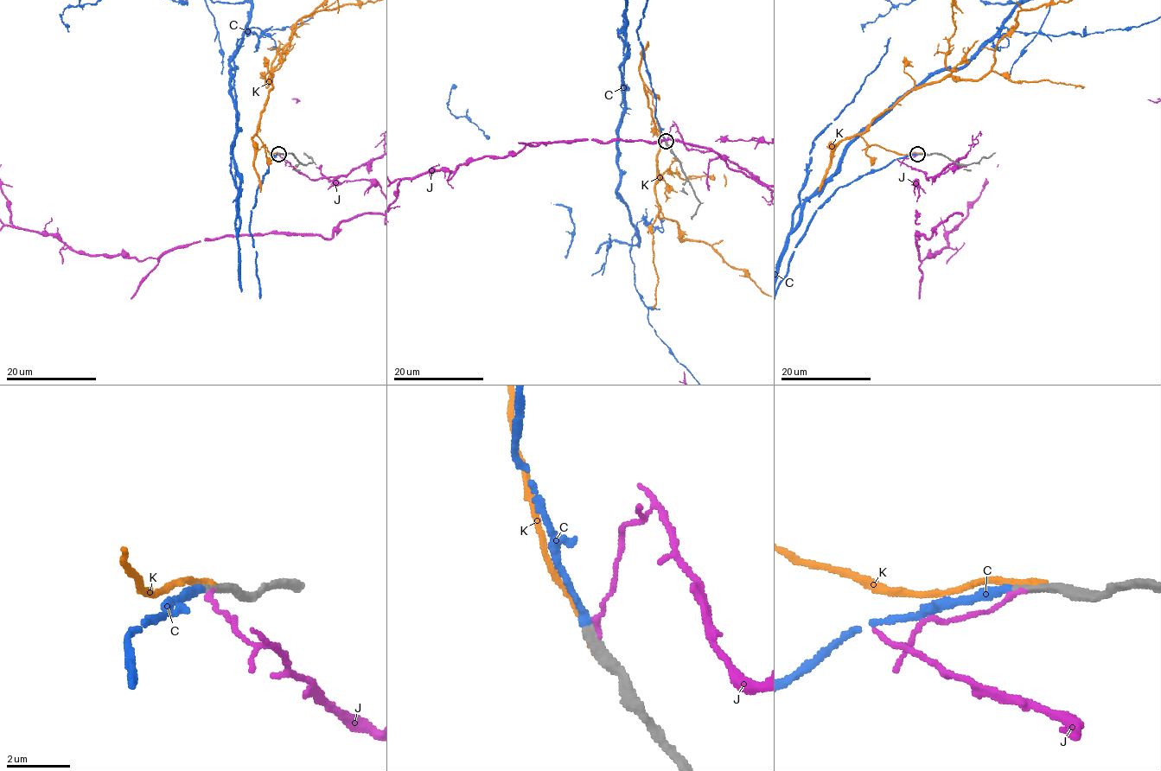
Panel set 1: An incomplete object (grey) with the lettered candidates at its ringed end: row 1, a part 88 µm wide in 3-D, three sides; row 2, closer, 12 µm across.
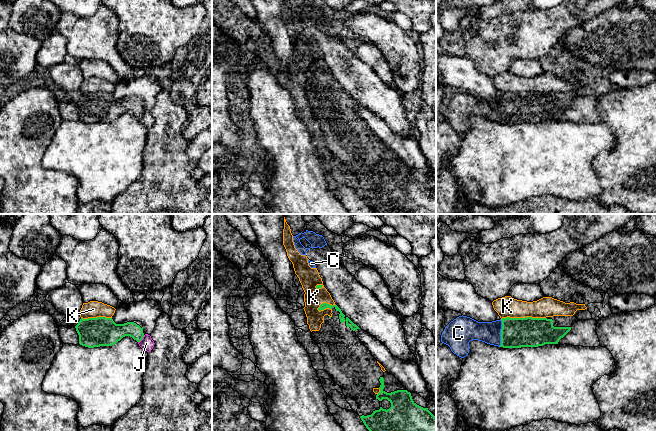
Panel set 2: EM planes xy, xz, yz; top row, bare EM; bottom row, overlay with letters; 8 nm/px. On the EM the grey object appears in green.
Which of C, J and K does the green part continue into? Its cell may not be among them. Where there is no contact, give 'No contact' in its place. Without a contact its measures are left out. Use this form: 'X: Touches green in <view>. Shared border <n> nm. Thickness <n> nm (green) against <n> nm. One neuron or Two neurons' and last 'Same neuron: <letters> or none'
C: Touches green in yz. Shared border 220 nm. Thickness 240 nm (green) against 180 nm. One neuron
J: Touches green in xy. Shared border 80 nm. Thickness 170 nm (green) against 100 nm. Two neurons
K: Touches green in yz. Shared border 360 nm. Thickness 240 nm (green) against 160 nm. Two neurons
Same neuron: C

